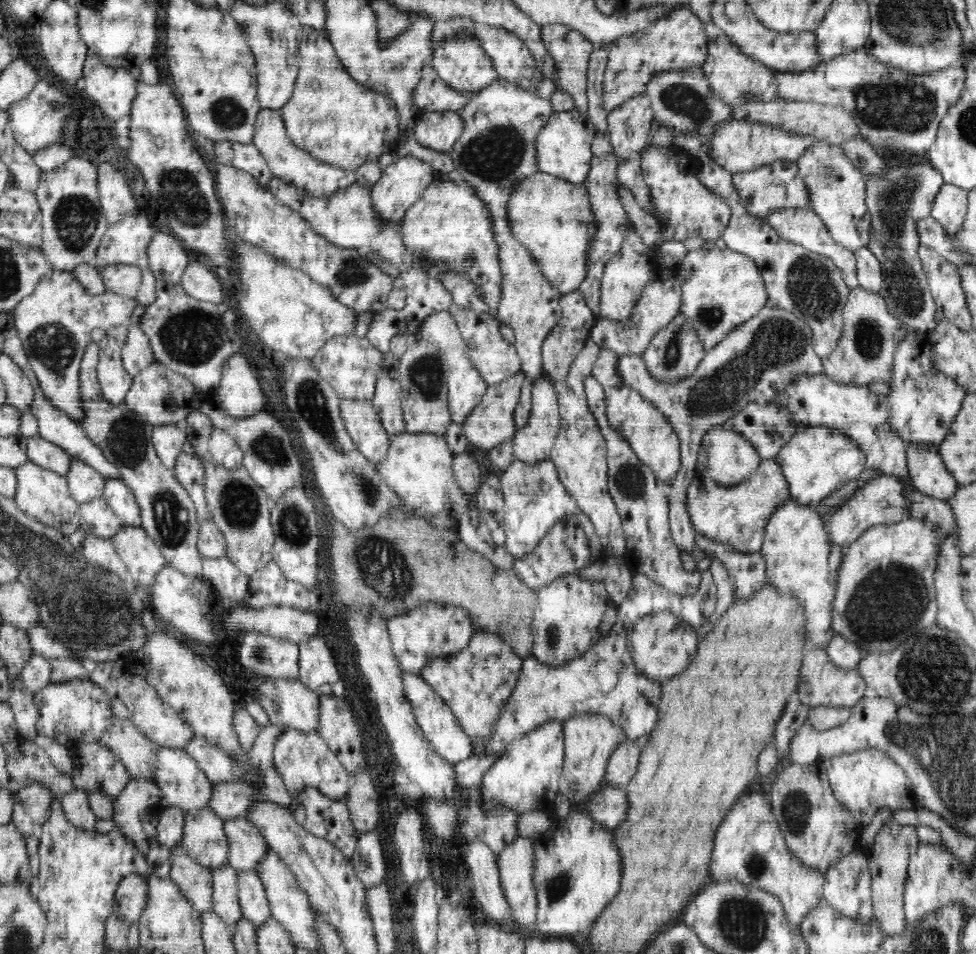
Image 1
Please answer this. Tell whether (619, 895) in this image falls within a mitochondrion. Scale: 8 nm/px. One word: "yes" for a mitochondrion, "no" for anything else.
no

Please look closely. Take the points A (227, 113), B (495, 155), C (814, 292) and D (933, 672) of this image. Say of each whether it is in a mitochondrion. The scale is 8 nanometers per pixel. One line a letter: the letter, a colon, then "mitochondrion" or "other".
A: mitochondrion
B: mitochondrion
C: mitochondrion
D: mitochondrion

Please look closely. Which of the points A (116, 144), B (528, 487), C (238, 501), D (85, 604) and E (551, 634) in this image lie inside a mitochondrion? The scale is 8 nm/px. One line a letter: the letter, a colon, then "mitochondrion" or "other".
A: other
B: mitochondrion
C: mitochondrion
D: mitochondrion
E: mitochondrion

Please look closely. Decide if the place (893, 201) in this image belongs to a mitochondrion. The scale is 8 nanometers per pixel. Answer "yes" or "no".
yes

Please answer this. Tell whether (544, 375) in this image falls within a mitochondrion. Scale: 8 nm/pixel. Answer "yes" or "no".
no

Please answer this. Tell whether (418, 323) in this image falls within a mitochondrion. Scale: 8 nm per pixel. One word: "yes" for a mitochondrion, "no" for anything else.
no

